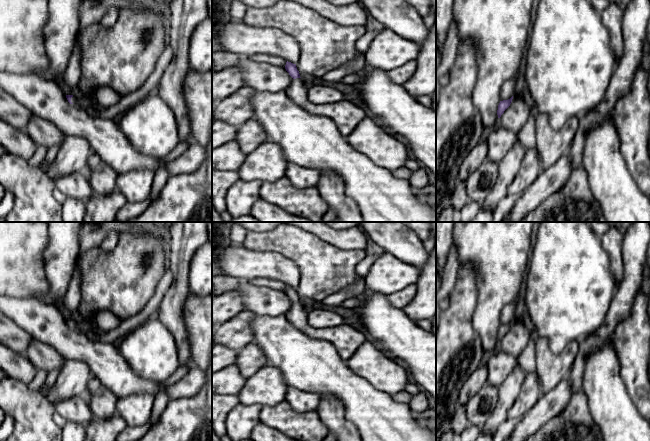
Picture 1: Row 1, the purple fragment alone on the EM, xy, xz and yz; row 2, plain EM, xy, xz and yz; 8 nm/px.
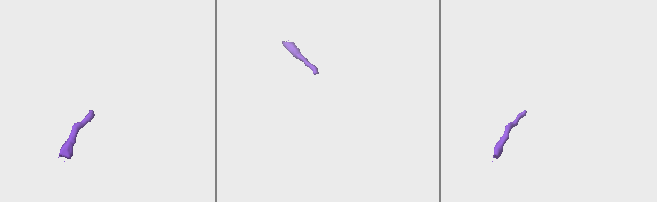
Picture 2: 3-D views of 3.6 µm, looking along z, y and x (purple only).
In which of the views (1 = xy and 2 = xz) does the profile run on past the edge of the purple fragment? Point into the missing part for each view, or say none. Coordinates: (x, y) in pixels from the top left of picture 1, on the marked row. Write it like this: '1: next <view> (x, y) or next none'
1: next xy (74, 100)
2: next xz (346, 115)

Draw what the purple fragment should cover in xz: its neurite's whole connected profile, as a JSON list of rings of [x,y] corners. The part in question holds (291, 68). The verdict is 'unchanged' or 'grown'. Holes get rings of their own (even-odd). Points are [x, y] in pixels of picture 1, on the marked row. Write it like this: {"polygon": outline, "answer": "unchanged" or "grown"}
{"polygon": [[[287,61],[285,69],[293,78],[290,87],[286,90],[289,98],[313,115],[330,118],[344,137],[351,134],[357,125],[367,117],[362,108],[345,99],[330,104],[313,104],[309,102],[307,89],[303,84],[304,79],[300,77],[296,64]]], "answer": "grown"}

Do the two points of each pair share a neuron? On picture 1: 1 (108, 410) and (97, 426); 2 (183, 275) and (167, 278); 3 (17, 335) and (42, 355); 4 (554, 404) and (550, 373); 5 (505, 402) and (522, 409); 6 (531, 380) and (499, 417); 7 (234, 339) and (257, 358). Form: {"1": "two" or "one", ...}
{"1": "two", "2": "two", "3": "one", "4": "one", "5": "two", "6": "two", "7": "one"}

